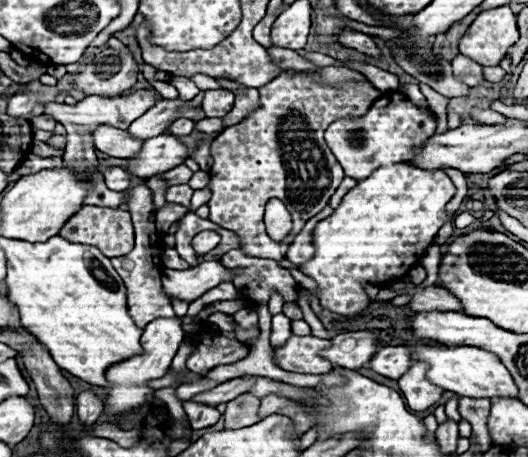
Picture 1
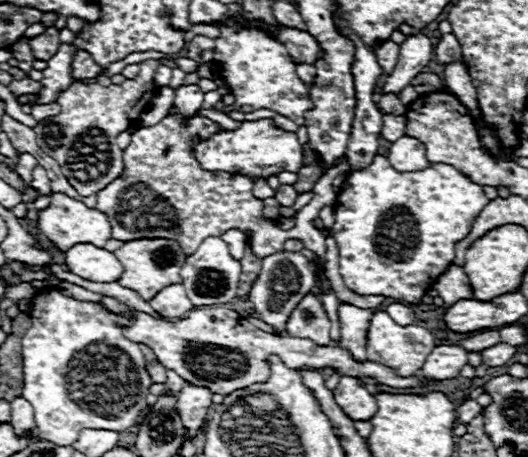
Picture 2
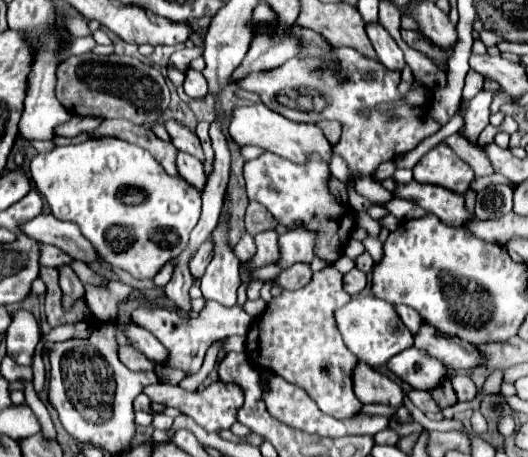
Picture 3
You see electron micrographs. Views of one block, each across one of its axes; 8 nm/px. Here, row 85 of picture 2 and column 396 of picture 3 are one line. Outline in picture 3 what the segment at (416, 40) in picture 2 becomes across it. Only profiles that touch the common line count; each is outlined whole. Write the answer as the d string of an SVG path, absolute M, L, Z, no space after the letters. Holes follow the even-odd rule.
M366 362L356 364L352 380L354 380L354 394L362 404L384 404L392 408L400 408L404 404L402 388L388 376L366 366Z

